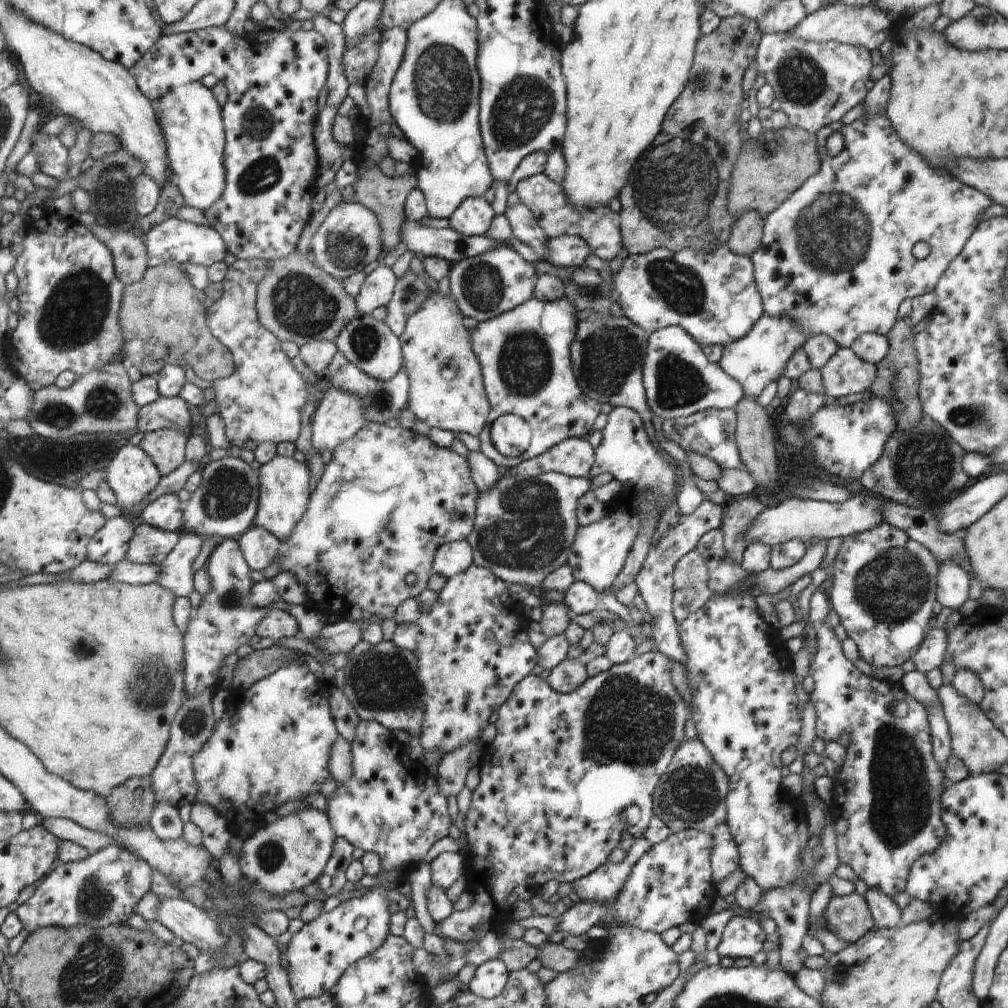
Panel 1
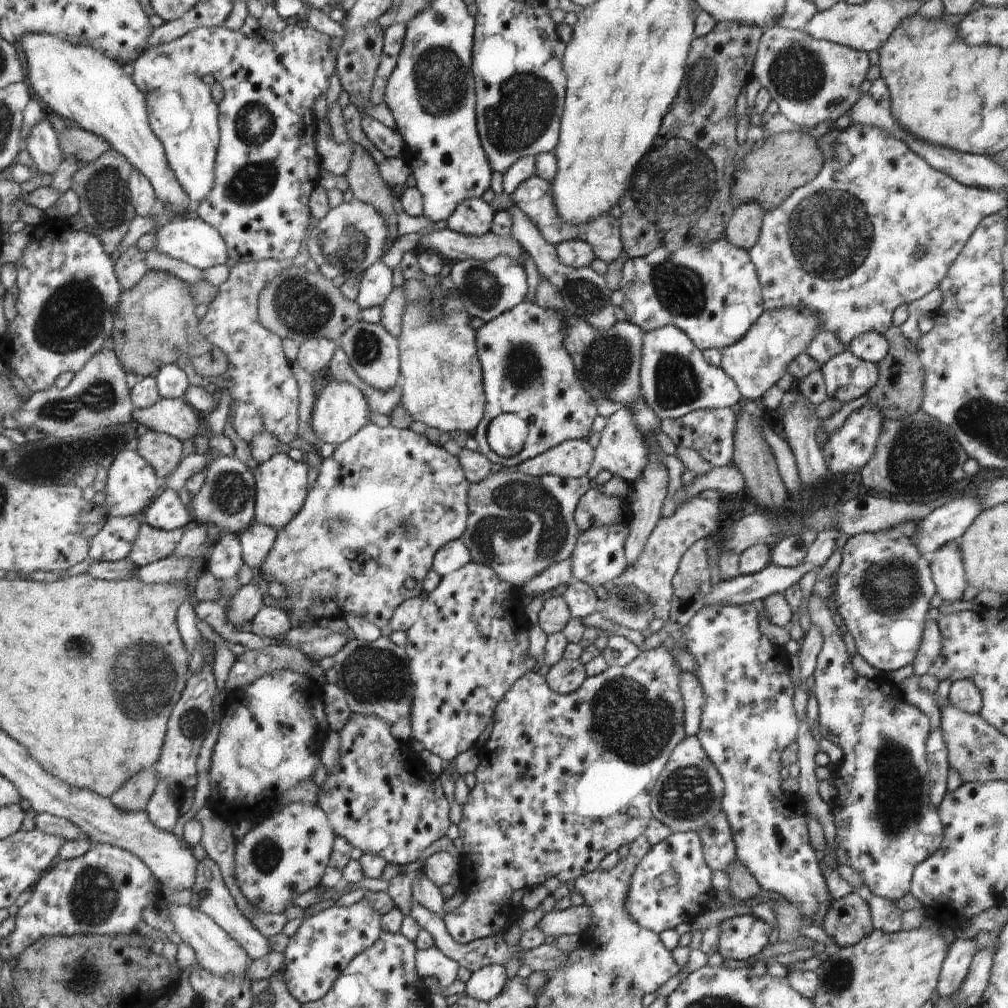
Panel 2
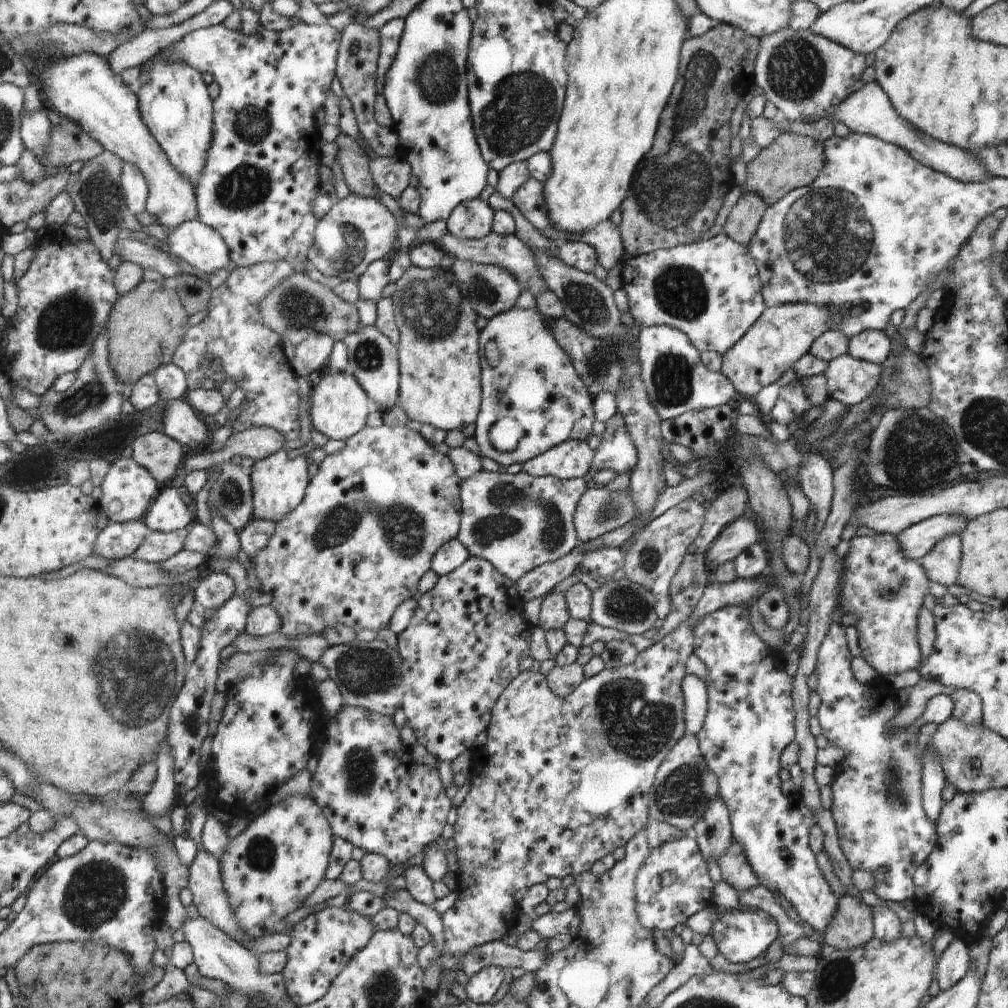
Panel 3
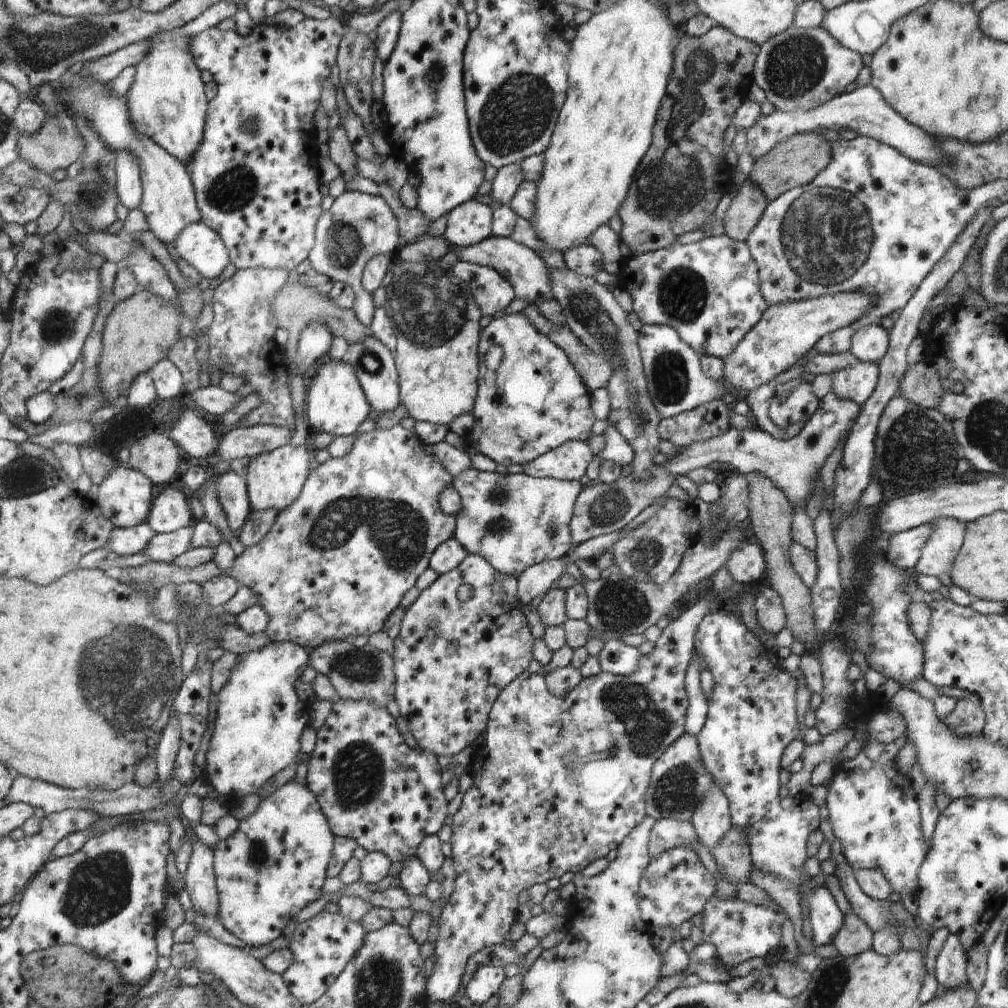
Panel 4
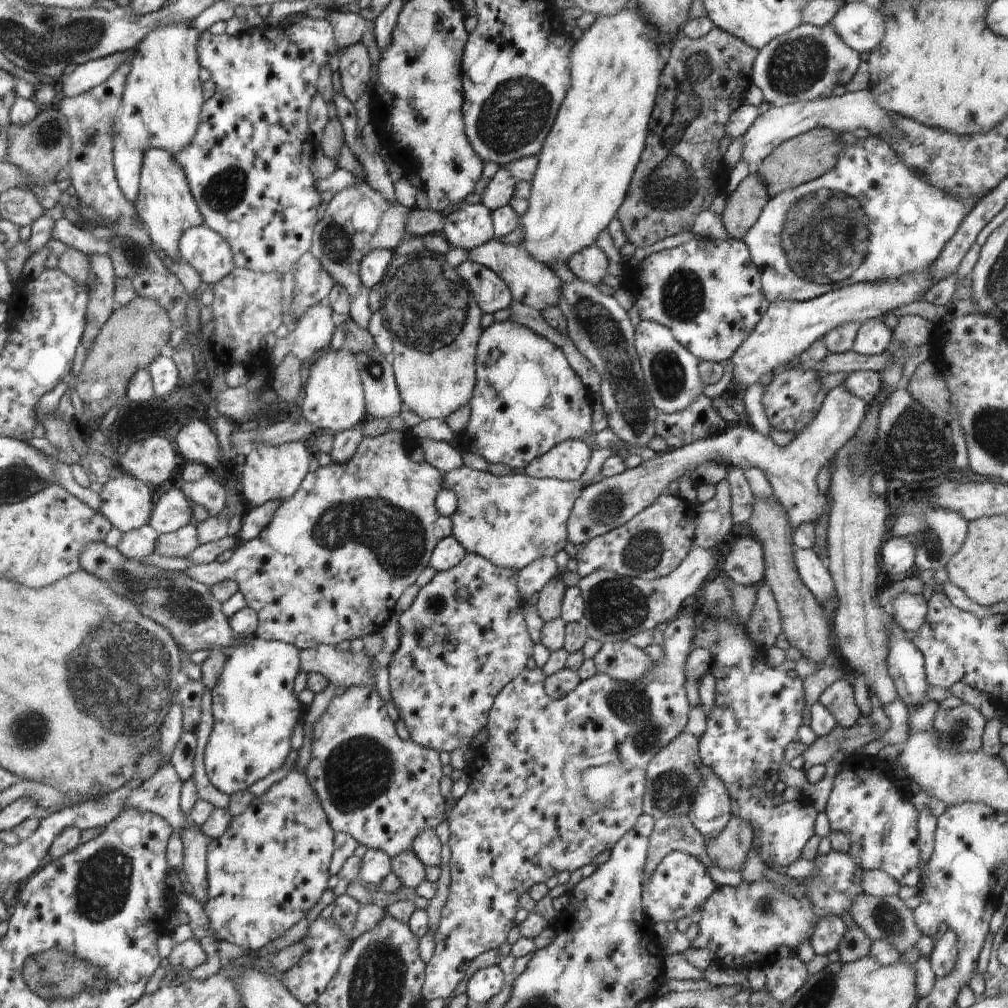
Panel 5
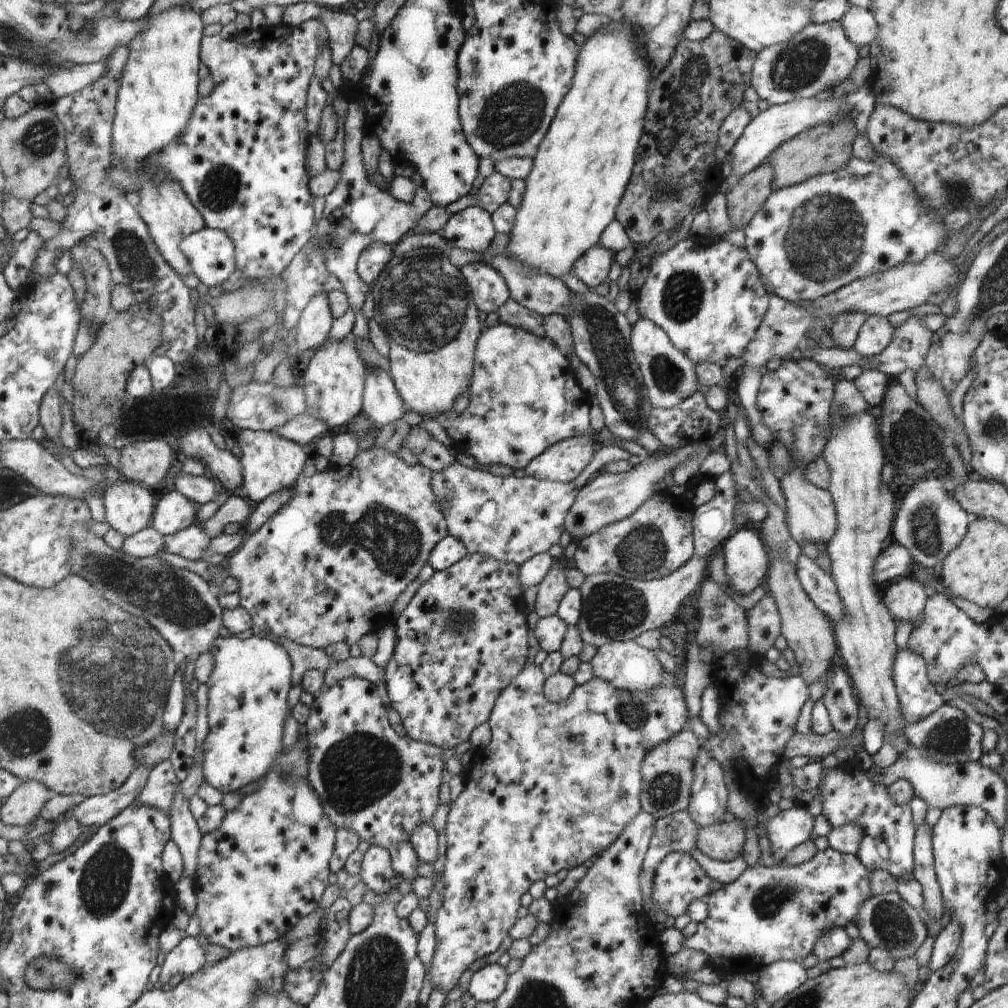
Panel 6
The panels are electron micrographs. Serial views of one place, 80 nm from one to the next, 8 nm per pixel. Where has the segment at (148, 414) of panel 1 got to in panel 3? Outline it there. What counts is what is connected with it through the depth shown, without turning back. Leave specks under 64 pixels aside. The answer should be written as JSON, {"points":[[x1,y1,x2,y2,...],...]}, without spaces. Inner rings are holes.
{"points":[[186,399,168,400,164,408,163,434,176,439,182,446,200,448,210,440,209,430,198,418]]}

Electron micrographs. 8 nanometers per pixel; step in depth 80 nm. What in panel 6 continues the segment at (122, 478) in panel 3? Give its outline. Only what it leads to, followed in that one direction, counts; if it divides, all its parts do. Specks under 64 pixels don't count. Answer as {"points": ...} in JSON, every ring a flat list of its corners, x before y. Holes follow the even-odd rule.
{"points":[[123,479,106,488,102,497,106,522,125,537,145,529,156,512,148,489]]}

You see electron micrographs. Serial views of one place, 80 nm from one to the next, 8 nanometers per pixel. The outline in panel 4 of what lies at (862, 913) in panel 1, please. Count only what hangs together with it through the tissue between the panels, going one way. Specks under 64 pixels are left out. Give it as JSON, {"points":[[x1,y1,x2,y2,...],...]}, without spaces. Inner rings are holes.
{"points":[[850,908,842,922,842,930,832,938,832,944,836,946,842,956,856,956,866,950,870,950,873,943,873,930,868,924,858,918,858,914]]}

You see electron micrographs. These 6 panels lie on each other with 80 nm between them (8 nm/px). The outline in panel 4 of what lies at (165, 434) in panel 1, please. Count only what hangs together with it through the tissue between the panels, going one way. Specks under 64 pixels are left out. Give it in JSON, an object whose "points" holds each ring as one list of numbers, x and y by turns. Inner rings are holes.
{"points":[[153,433,136,440,122,460,146,474,154,484,171,484,178,458,177,444,162,434]]}

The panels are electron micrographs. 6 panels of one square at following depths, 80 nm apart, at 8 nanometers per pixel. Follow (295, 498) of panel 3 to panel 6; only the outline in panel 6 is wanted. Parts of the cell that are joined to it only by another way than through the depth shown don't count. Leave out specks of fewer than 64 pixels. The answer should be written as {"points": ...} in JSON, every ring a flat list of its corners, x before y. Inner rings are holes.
{"points":[[242,429,230,441,238,441,243,466,243,492,247,498,254,502,262,502,266,497,272,496,277,490,289,489,296,482,298,474,302,472,306,462,306,452,297,442,286,440,274,431,253,431]]}

